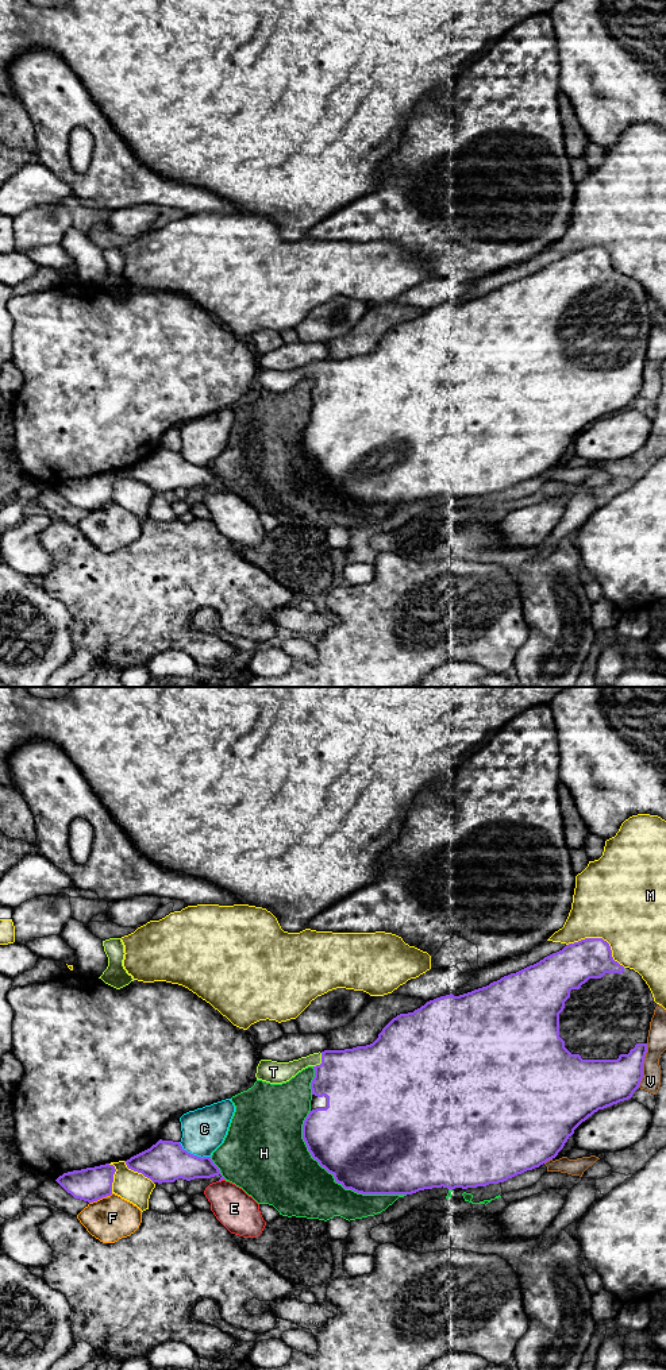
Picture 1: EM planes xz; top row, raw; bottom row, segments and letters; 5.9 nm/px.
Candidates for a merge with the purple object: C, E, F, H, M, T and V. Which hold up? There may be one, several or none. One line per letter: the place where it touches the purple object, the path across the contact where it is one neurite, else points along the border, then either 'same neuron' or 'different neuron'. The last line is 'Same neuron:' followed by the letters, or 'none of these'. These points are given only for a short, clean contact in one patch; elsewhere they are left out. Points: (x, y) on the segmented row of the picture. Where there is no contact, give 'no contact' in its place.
C: meets purple in xz at (192, 1154); different neuron
E: meets purple in xz at (222, 1179); different neuron
F: meets purple in xz at (100, 1197); different neuron
H: meets purple in xz at (335, 1180); different neuron
M: meets purple in xz at (600, 938); different neuron
T: meets purple in xz at (322, 1061); runs through xz (358, 1081), (322, 1061), (304, 1061), (281, 1072); same neuron
V: meets purple in xz at (642, 1065); different neuron
Same neuron: T

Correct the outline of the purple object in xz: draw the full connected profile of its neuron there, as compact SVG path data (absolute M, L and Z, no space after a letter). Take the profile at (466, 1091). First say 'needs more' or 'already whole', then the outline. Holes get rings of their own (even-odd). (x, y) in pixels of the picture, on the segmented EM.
needs more; M585 938L578 942L569 943L562 950L544 957L539 962L530 965L516 973L504 976L500 980L493 981L486 987L474 989L463 995L457 995L453 992L450 995L426 1002L424 1006L415 1010L413 1012L400 1014L382 1029L382 1031L378 1034L378 1038L370 1045L357 1046L344 1050L324 1050L322 1053L320 1051L313 1053L307 1057L301 1057L299 1060L293 1060L289 1062L261 1060L257 1066L255 1077L257 1080L262 1080L270 1084L282 1084L289 1081L299 1072L301 1072L308 1066L312 1066L315 1069L315 1077L311 1083L311 1089L312 1089L311 1111L303 1124L303 1139L312 1158L316 1159L319 1165L324 1168L328 1173L331 1173L335 1178L335 1182L340 1184L344 1189L351 1189L362 1195L412 1195L419 1190L442 1188L442 1186L447 1189L455 1189L455 1188L467 1189L467 1188L486 1186L489 1184L504 1182L508 1178L512 1178L527 1170L539 1168L547 1161L555 1158L558 1153L563 1149L567 1139L574 1134L574 1130L589 1116L592 1116L598 1109L604 1109L607 1107L611 1107L613 1104L617 1104L620 1101L632 1097L634 1092L639 1088L640 1081L643 1078L643 1064L647 1053L647 1037L648 1037L650 1022L654 1015L654 1010L655 1008L654 1008L652 993L648 985L646 984L646 981L642 979L642 976L634 969L624 968L617 961L615 961L612 957L611 946L607 941L604 941L603 938Z

